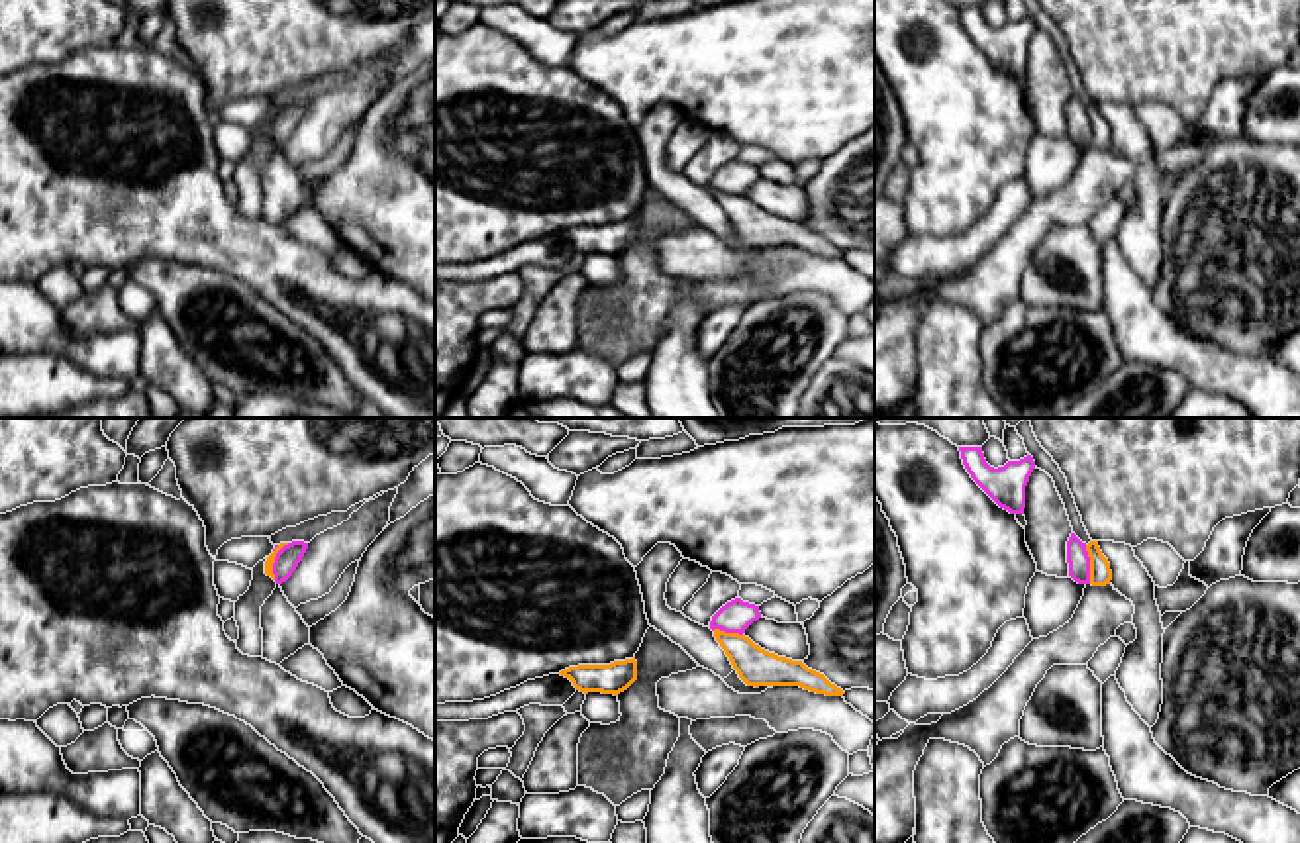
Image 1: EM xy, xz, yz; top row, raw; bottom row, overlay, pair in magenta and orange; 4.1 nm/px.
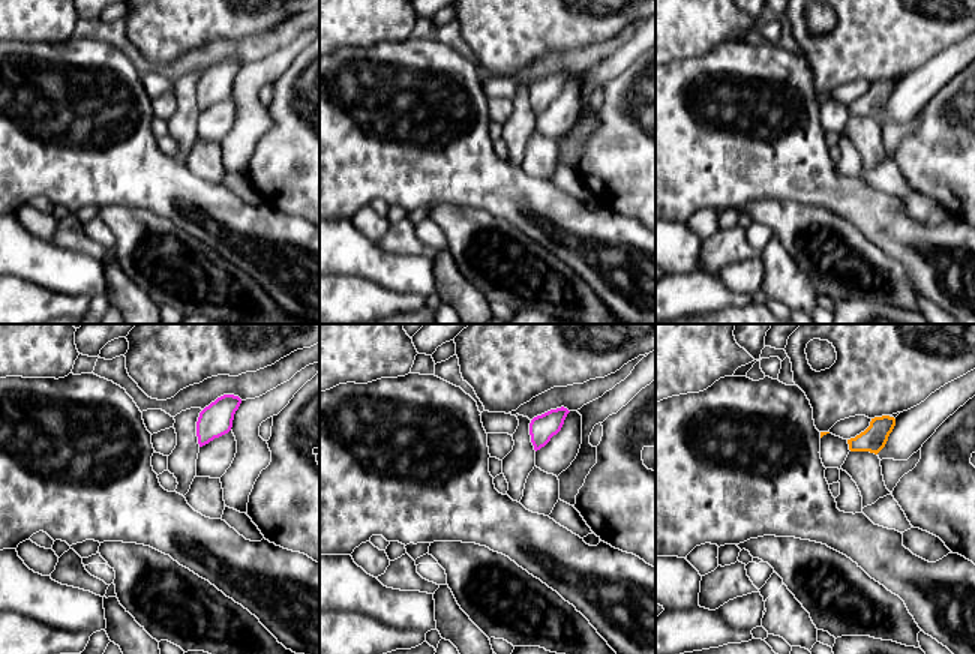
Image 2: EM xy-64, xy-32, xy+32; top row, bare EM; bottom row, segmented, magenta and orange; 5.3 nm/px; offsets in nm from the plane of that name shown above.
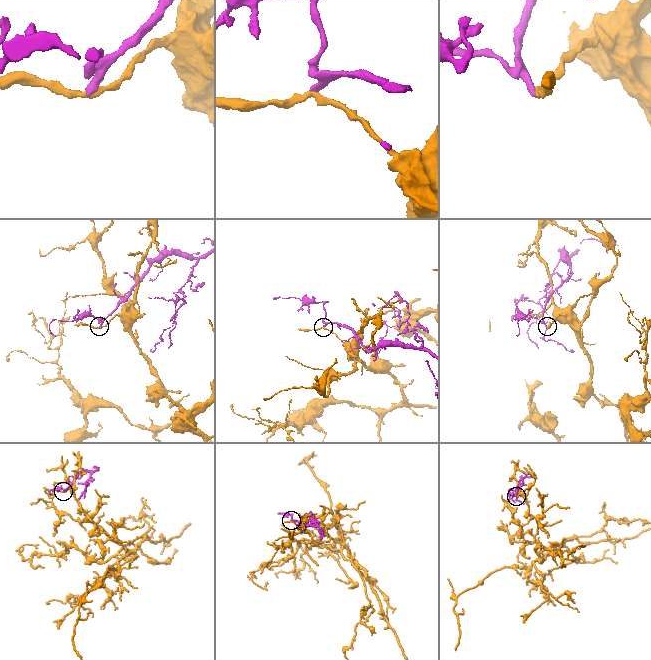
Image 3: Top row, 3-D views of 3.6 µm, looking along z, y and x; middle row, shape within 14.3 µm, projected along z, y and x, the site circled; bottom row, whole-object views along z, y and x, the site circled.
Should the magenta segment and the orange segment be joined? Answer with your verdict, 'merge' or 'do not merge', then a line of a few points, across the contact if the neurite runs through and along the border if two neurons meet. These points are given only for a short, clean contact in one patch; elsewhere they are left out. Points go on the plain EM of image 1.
do not merge; line xy (289, 104), (275, 118), (273, 140)

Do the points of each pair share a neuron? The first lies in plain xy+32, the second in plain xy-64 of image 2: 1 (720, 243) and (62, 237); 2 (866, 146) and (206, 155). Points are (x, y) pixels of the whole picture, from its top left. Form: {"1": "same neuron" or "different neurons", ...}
{"1": "same neuron", "2": "same neuron"}

